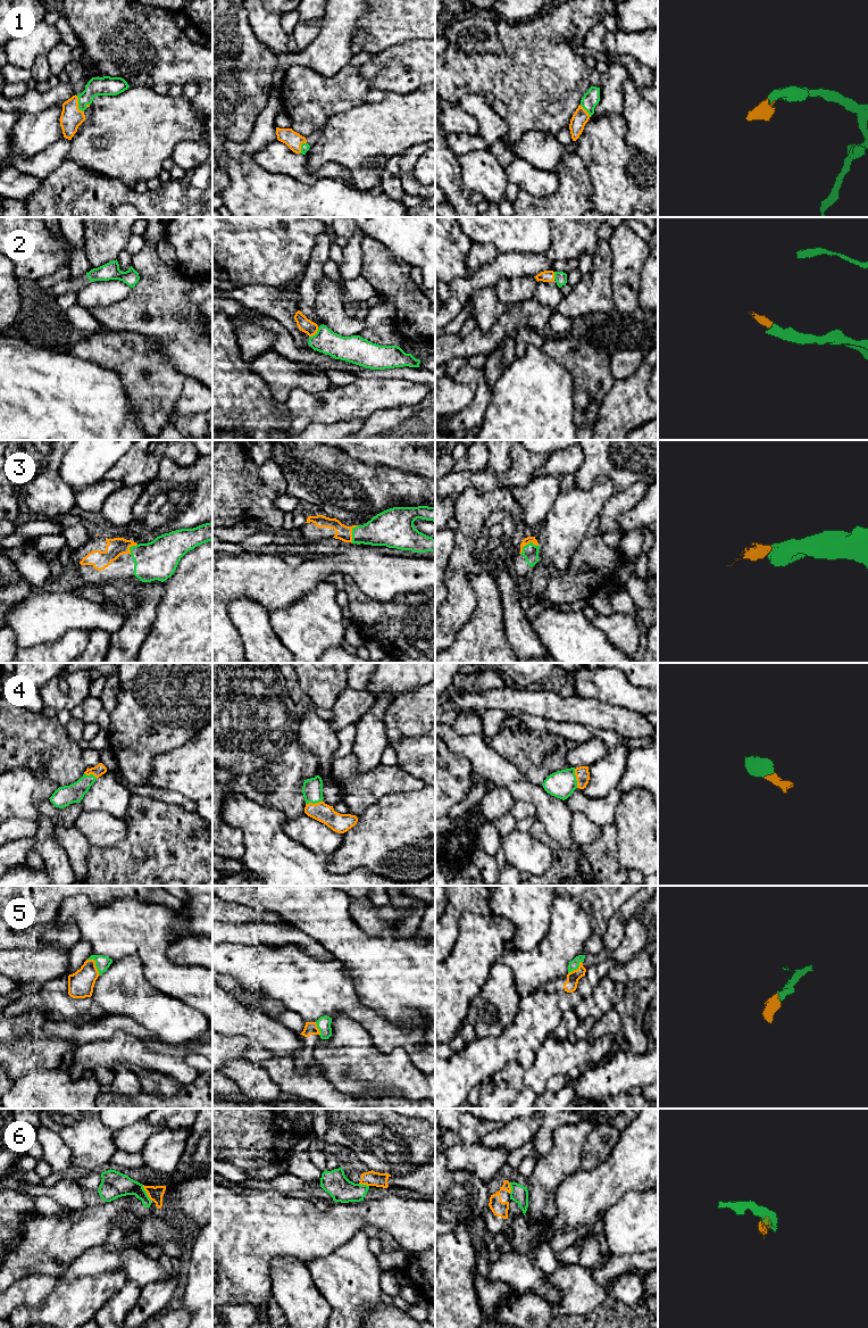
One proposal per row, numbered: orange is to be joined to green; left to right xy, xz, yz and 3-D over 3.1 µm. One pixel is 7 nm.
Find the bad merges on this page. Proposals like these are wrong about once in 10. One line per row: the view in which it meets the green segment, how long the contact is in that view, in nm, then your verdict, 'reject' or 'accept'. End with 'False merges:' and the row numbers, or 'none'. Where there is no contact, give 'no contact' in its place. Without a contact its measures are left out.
1: xy | 140 nm | accept
2: xz | 100 nm | accept
3: yz | 140 nm | accept
4: yz | 140 nm | accept
5: xy | 150 nm | accept
6: xy | 130 nm | reject
False merges: 6

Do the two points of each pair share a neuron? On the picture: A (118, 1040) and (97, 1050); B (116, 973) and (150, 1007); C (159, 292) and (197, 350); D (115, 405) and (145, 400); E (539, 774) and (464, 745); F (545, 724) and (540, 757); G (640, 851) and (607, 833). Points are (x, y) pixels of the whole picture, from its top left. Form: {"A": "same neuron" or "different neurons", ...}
{"A": "same neuron", "B": "same neuron", "C": "same neuron", "D": "different neurons", "E": "different neurons", "F": "different neurons", "G": "different neurons"}

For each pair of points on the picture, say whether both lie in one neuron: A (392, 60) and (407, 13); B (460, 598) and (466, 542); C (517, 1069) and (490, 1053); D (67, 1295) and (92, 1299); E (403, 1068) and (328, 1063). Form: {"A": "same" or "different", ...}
{"A": "different", "B": "same", "C": "different", "D": "same", "E": "same"}

